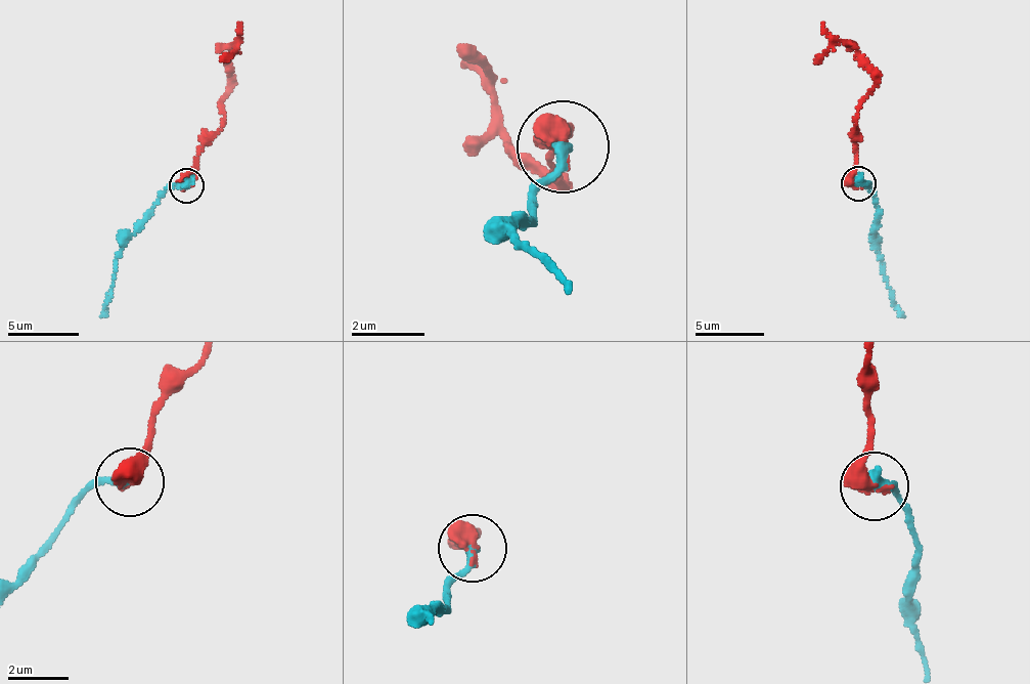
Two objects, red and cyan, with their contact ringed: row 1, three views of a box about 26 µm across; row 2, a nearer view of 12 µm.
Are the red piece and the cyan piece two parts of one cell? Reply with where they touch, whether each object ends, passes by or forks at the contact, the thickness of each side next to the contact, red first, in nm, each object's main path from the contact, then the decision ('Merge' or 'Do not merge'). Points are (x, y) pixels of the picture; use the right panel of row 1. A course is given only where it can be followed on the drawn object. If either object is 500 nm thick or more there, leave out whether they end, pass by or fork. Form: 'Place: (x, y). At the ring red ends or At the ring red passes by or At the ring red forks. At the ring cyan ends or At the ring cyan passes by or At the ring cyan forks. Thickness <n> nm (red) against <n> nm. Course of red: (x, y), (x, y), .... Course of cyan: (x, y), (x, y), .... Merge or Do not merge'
Place: (858, 183). Thickness 600 nm (red) against 360 nm. Course of red: (859, 184), (856, 121), (875, 69), (850, 44), (833, 44), (815, 63). Course of cyan: (859, 184), (867, 186), (874, 199), (872, 232), (890, 298), (904, 316). Merge

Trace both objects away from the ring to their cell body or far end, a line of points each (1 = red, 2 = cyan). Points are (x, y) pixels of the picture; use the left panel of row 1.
1: (185, 186), (197, 147), (221, 126), (232, 48), (236, 46), (222, 60)
2: (185, 186), (170, 187), (139, 230), (121, 249), (112, 296), (100, 316)

